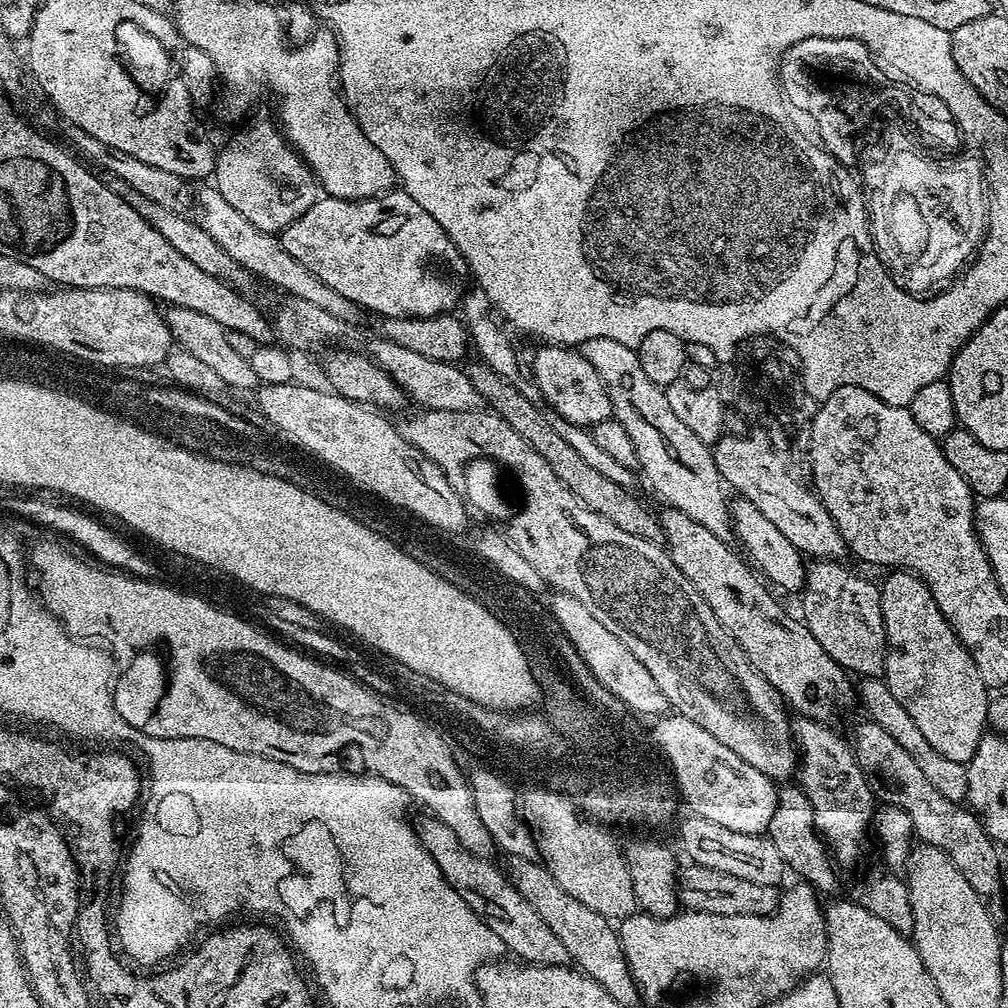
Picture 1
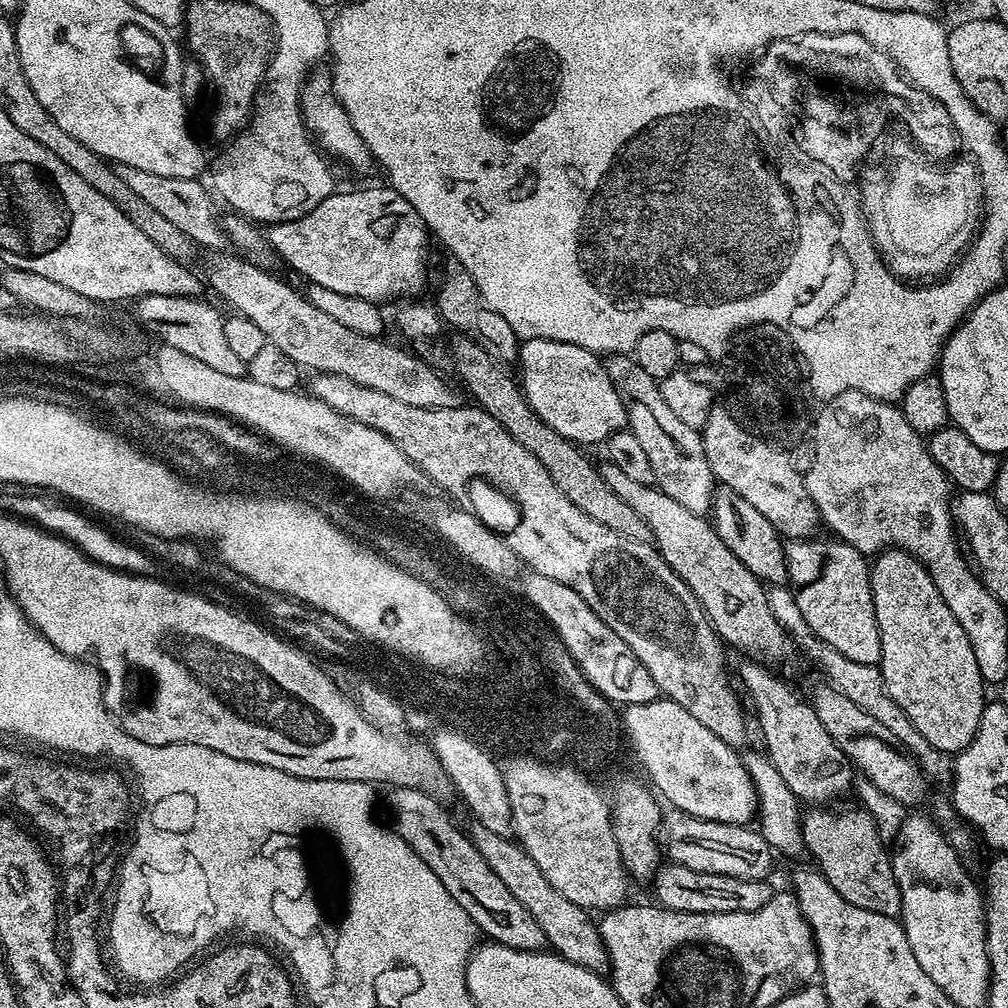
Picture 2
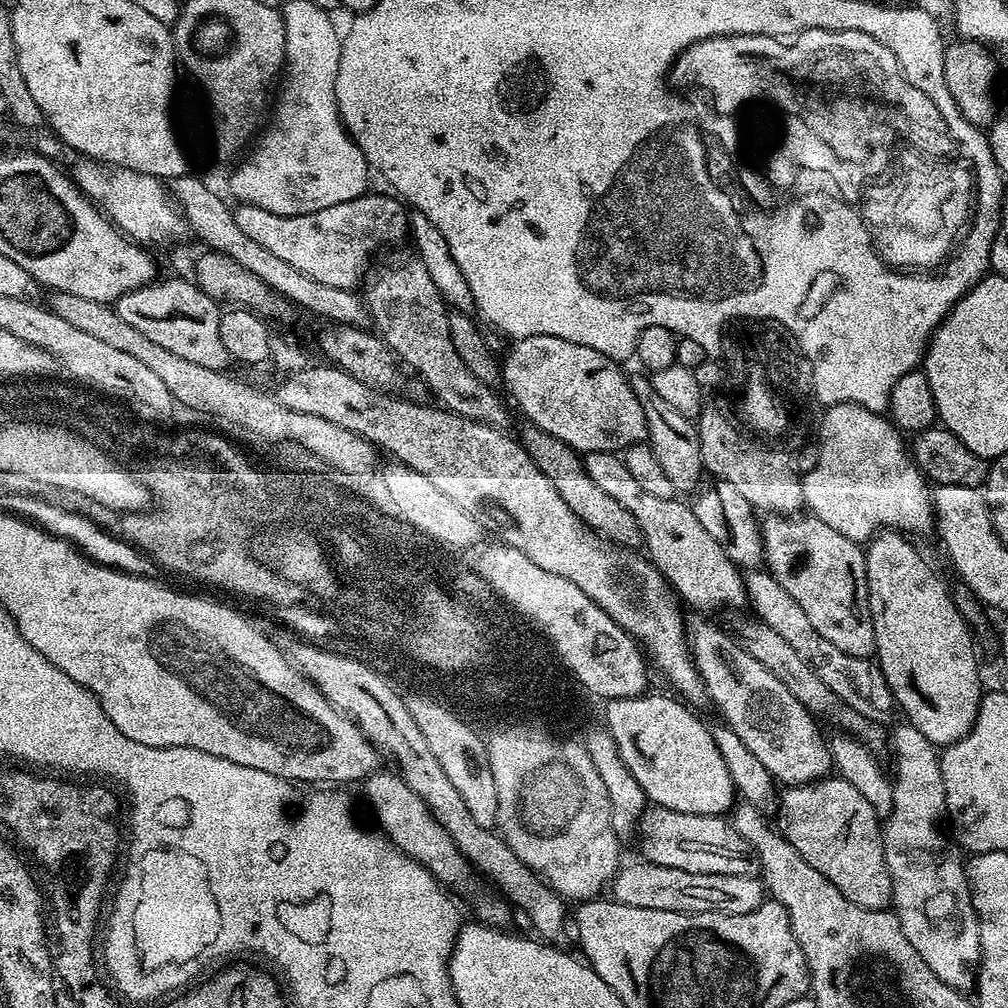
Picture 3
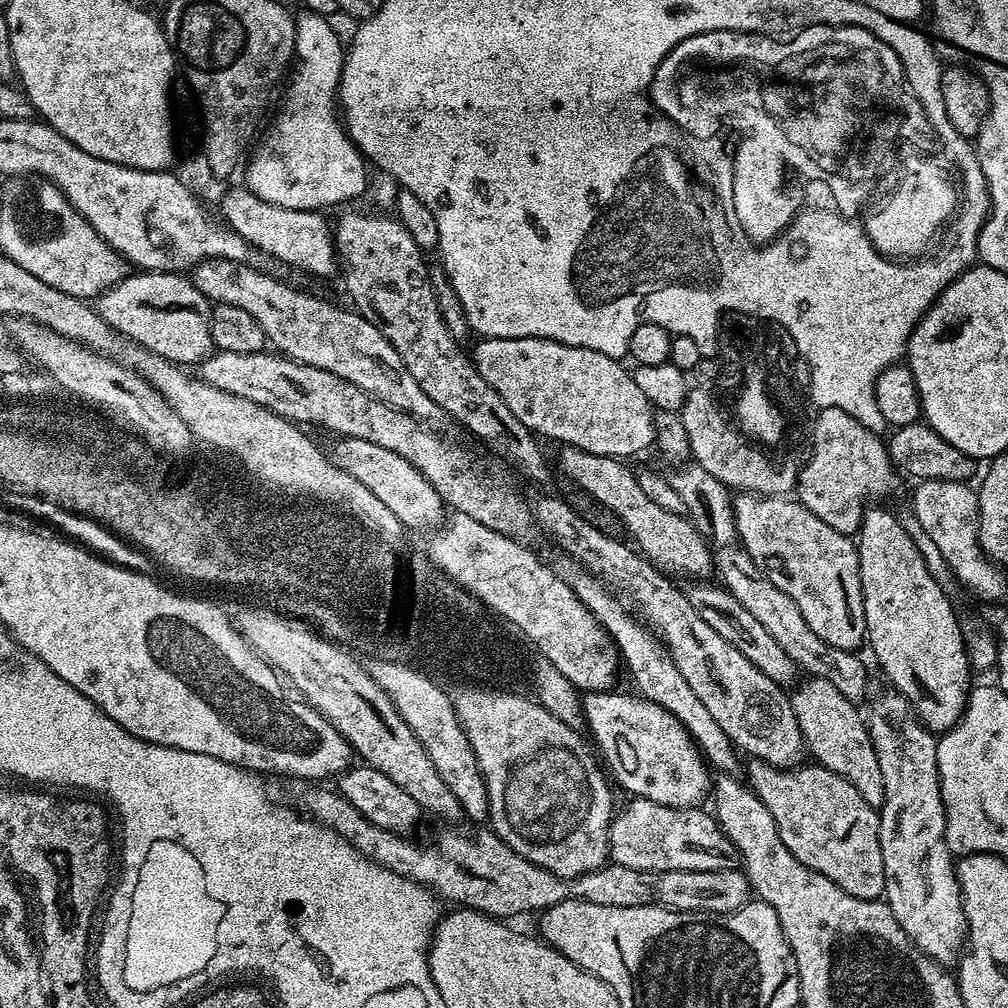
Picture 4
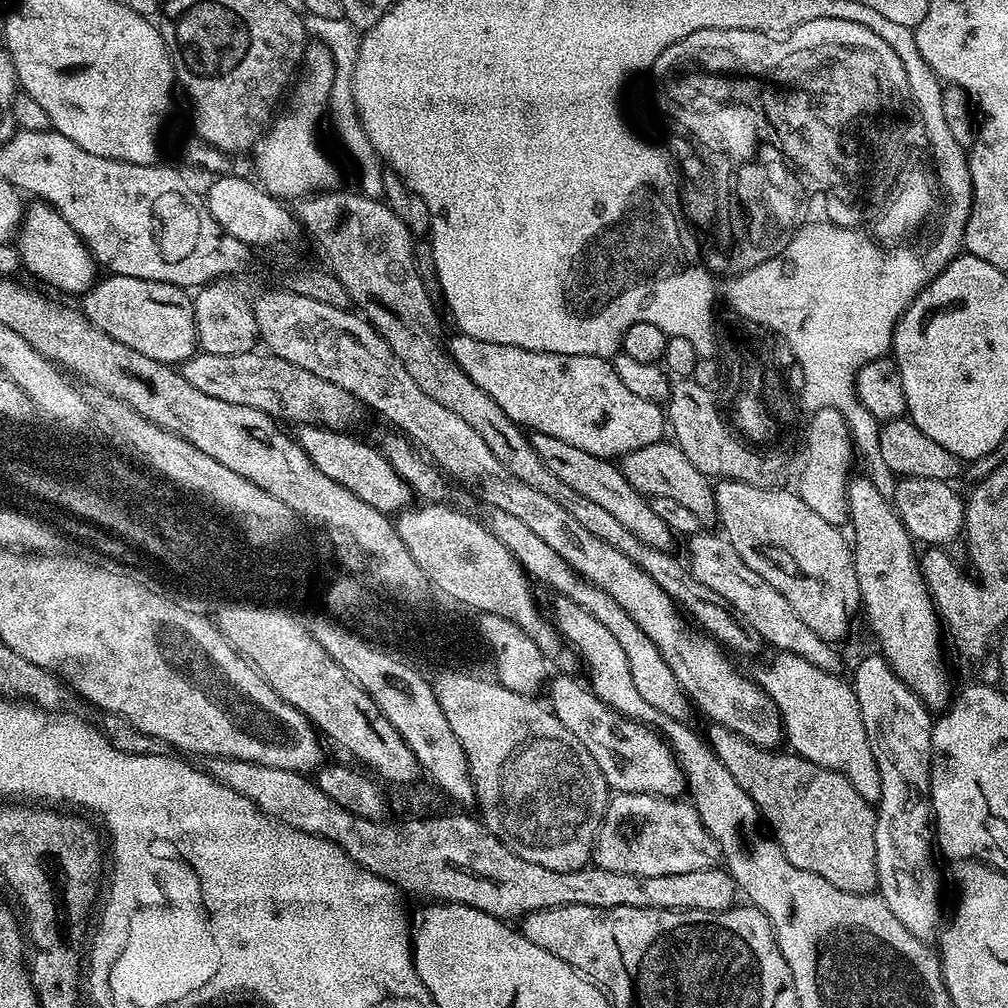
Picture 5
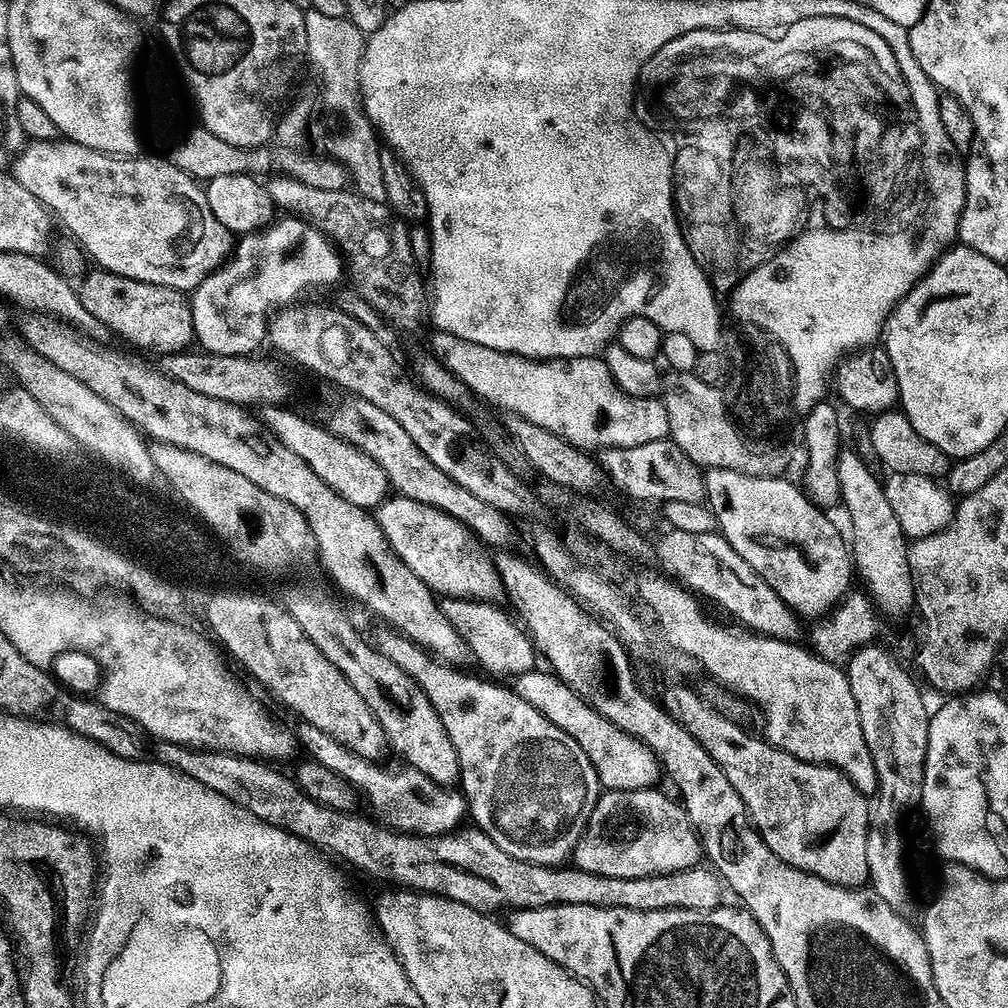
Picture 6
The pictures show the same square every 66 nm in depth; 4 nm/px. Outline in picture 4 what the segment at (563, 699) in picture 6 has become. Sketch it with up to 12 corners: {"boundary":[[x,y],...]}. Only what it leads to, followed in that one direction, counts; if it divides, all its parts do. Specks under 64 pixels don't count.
{"boundary":[[621,690],[583,697],[607,771],[671,808],[714,776],[682,722]]}

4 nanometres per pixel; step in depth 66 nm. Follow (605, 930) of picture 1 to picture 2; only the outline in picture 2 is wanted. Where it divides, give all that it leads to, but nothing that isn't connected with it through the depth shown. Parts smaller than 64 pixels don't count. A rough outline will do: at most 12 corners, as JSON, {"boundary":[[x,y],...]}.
{"boundary":[[470,839],[533,915],[551,951],[592,972],[608,951],[589,913],[558,894],[515,839]]}

